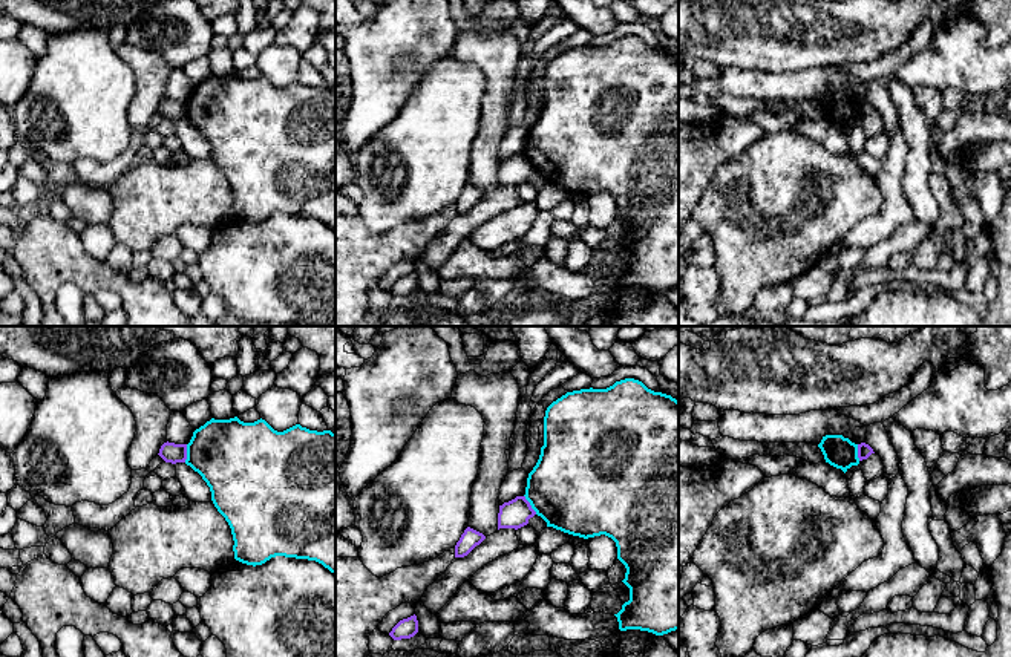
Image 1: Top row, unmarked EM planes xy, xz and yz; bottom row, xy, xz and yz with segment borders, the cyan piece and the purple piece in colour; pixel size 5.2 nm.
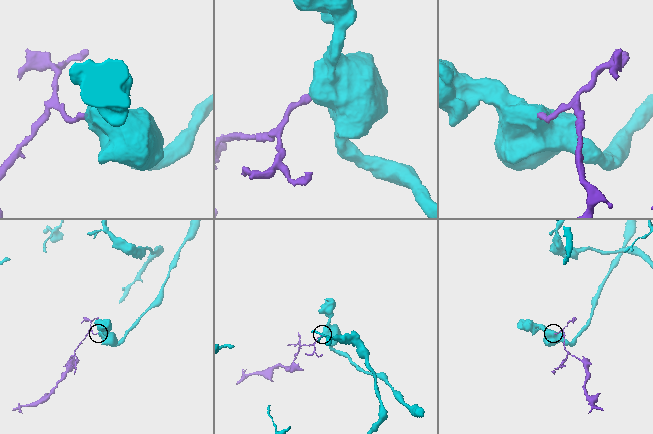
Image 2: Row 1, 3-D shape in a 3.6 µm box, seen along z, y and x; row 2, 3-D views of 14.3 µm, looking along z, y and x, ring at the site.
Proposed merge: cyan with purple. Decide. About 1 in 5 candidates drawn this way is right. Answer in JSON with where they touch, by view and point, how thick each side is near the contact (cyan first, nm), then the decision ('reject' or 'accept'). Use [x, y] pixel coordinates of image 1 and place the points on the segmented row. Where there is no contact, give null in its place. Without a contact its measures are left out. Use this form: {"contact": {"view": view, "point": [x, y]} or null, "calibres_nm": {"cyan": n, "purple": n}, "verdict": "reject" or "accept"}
{"contact": {"view": "xz", "point": [530, 504]}, "calibres_nm": {"cyan": 480, "purple": 150}, "verdict": "reject"}

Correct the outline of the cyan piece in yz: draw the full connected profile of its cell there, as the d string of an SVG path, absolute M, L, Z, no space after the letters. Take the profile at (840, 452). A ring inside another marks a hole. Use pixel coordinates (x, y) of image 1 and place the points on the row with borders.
M826 435L818 444L826 463L841 469L844 473L852 467L859 464L858 444L852 443L842 435Z

